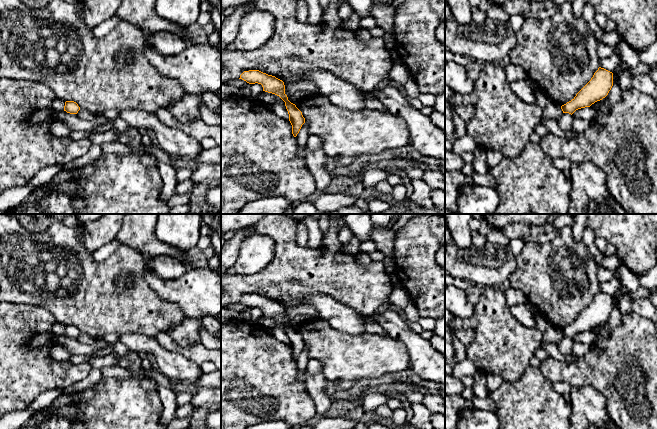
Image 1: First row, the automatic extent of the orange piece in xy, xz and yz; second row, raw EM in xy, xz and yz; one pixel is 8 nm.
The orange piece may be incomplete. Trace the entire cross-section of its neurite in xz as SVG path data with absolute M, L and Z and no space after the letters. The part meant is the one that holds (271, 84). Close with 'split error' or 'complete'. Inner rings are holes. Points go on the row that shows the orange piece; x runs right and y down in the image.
M259 70L244 71L240 75L239 79L242 79L249 84L261 84L263 91L275 94L285 102L285 106L289 114L289 121L292 125L292 134L296 137L302 125L305 123L305 118L296 105L288 100L288 97L285 94L284 82L275 76L268 75Z | complete

